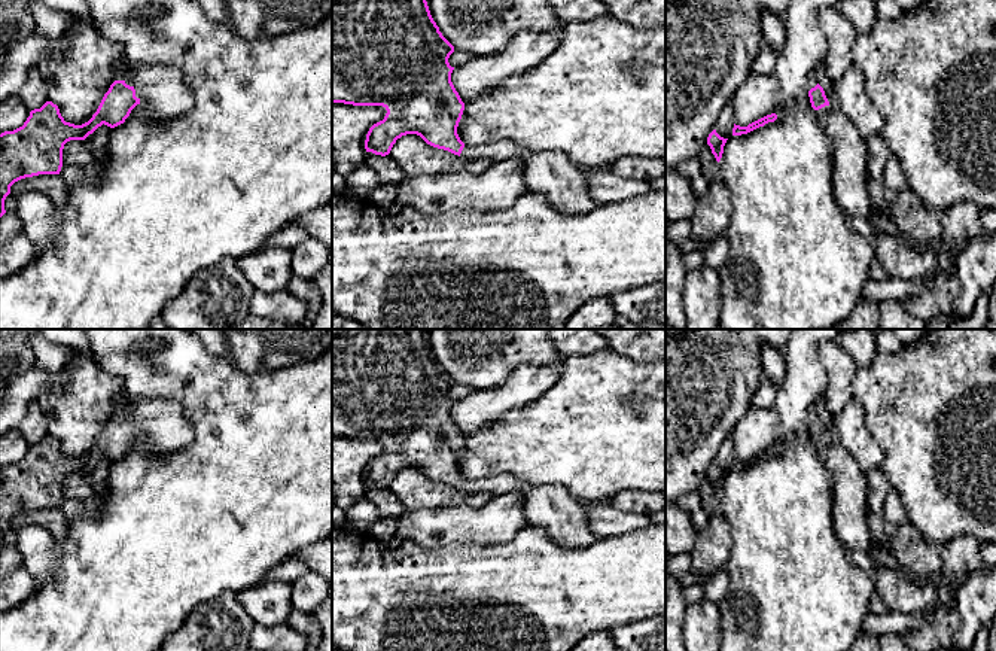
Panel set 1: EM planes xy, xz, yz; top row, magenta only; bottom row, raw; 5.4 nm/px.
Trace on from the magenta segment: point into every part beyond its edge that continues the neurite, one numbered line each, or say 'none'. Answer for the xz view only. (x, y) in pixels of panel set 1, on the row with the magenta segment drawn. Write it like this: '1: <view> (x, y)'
1: xz (550, 173)

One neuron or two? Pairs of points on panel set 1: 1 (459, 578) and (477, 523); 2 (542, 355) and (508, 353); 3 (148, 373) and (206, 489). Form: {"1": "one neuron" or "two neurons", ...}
{"1": "two neurons", "2": "one neuron", "3": "one neuron"}

